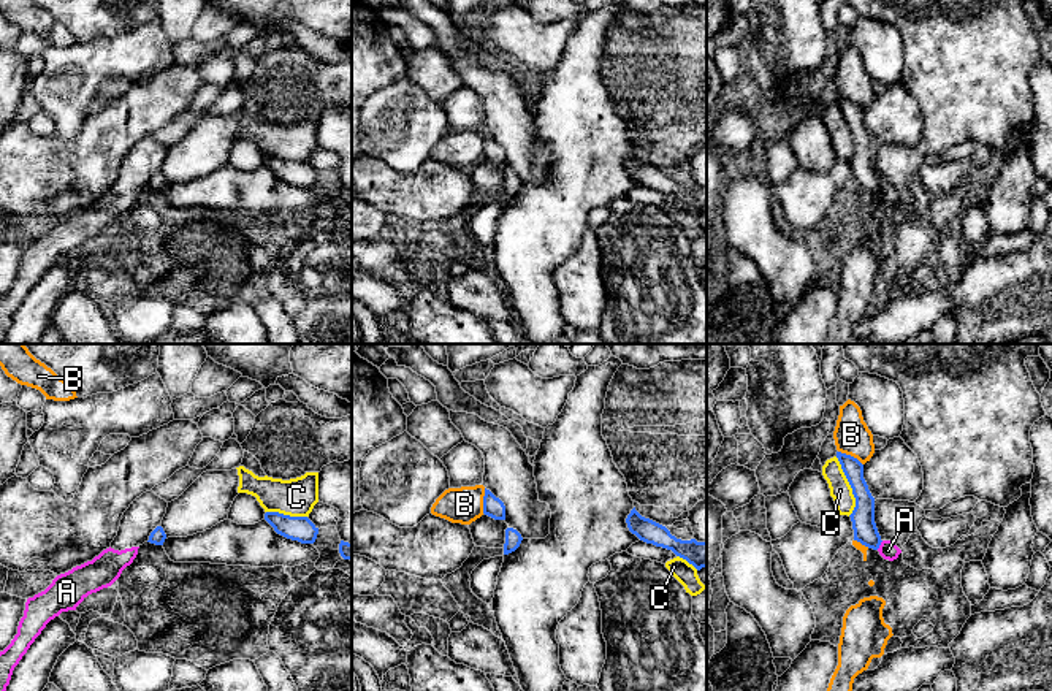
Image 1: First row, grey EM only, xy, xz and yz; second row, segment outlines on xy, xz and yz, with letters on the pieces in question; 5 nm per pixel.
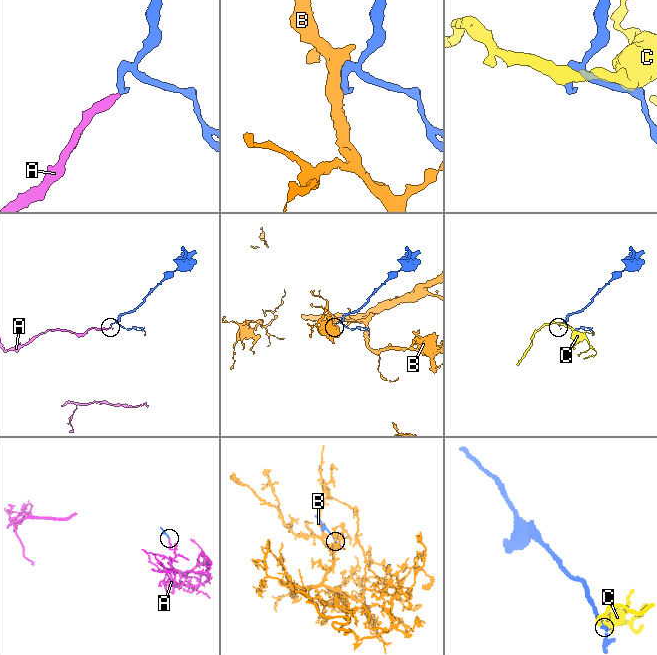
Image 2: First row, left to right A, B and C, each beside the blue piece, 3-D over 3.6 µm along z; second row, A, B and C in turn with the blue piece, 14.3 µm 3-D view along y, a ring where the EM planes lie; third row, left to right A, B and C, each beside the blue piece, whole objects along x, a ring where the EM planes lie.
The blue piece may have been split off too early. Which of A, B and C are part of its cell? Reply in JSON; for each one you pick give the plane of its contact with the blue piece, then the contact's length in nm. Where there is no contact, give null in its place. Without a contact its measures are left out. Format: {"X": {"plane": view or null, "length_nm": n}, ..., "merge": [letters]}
{"merge": []}

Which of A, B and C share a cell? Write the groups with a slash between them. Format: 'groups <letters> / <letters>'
groups A / B / C

